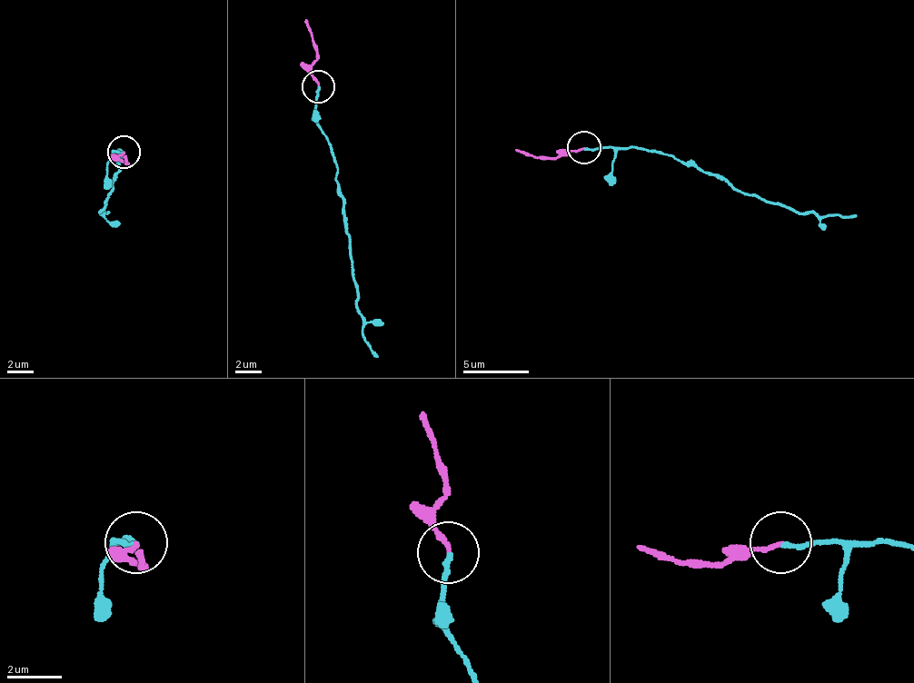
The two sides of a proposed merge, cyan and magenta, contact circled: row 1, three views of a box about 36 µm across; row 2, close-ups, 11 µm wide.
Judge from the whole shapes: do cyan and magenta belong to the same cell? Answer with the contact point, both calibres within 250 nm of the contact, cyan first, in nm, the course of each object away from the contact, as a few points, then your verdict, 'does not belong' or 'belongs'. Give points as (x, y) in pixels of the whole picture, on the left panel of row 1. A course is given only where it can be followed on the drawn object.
(124, 152) | 180/160 nm | cyan via (123, 153), (112, 152), (121, 151), (122, 153), (111, 178), (110, 193), (97, 214), (109, 210) | magenta via (123, 153), (119, 159), (129, 163), (124, 154) | belongs

